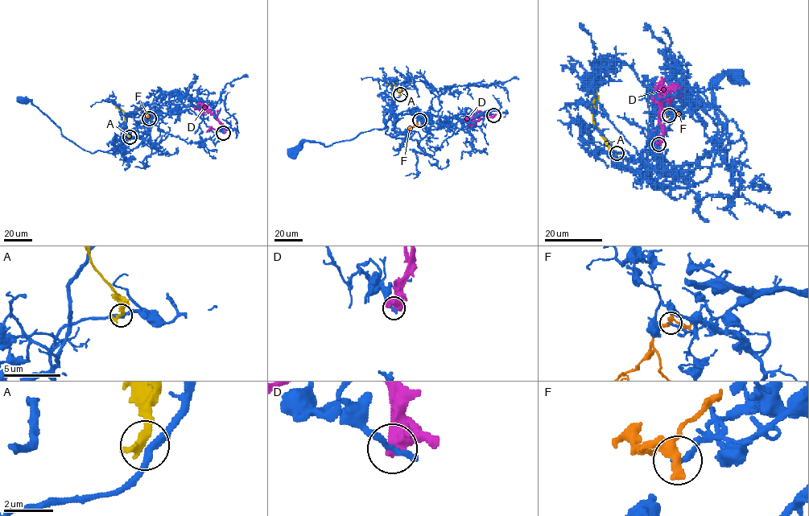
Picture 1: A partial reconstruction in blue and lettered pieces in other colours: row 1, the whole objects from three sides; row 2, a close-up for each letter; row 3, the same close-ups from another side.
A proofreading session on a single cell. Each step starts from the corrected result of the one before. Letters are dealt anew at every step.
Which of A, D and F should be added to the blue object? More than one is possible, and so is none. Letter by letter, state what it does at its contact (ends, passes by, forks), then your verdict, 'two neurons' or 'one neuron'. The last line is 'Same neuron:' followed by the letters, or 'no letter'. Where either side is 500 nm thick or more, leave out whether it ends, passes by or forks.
A: it ends there; two neurons
D: two neurons
F: it forks there; two neurons
Same neuron: no letter

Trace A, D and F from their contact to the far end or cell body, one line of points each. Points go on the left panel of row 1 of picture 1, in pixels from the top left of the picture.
A: (130, 137), (124, 123), (125, 113), (115, 107)
D: (223, 133), (221, 123), (215, 114), (208, 110), (201, 112), (194, 108)
F: (149, 118), (139, 109), (137, 109)

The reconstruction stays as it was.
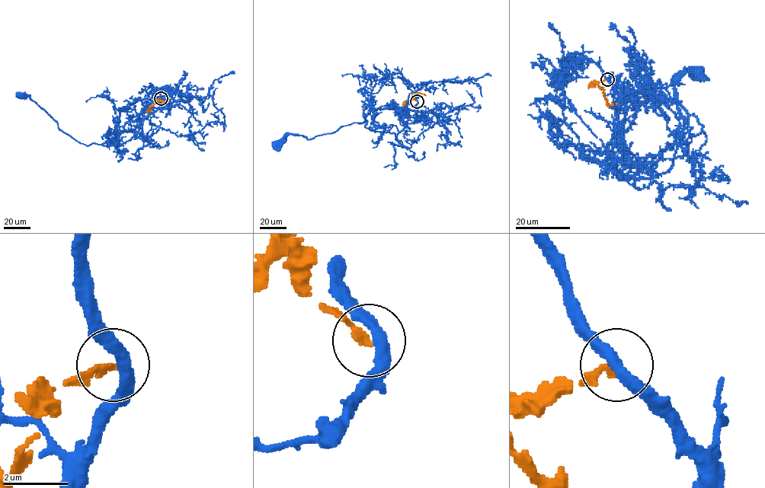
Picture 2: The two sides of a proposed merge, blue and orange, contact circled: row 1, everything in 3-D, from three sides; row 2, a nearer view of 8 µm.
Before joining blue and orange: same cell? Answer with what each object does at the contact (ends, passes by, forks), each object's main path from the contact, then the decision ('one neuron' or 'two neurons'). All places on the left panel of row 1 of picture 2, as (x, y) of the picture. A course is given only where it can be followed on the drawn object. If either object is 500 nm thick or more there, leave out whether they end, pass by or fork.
blue passes by; orange ends; course blue (161, 98), (158, 108), (134, 129), (121, 131), (107, 142), (86, 145), (62, 132), (27, 94), (20, 94); course orange (161, 98), (151, 109); two neurons

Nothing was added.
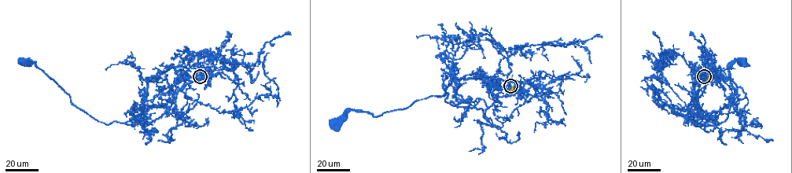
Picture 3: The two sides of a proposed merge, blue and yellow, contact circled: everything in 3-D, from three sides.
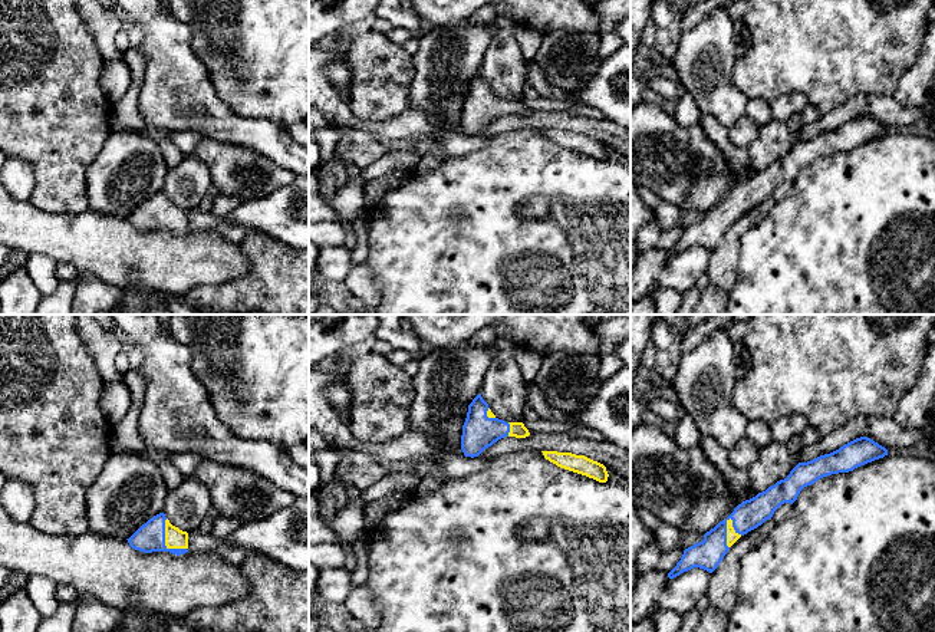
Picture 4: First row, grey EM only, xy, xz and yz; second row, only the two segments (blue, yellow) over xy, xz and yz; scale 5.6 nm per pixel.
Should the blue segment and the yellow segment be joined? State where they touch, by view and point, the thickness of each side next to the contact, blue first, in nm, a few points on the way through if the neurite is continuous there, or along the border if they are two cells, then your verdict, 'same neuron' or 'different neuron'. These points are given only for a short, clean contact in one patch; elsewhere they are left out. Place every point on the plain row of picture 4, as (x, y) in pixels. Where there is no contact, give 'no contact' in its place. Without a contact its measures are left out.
meets blue in yz at (726, 211); 170 nm thick on the blue side, 60 nm on the other; same neuron

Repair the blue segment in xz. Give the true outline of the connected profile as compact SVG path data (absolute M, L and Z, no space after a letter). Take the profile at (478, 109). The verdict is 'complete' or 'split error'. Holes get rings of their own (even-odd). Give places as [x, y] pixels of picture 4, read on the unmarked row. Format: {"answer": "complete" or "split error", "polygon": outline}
{"answer": "split error", "polygon": "M478 72L468 83L462 103L461 128L465 135L478 135L485 126L504 115L526 116L530 111L523 101L498 98Z"}

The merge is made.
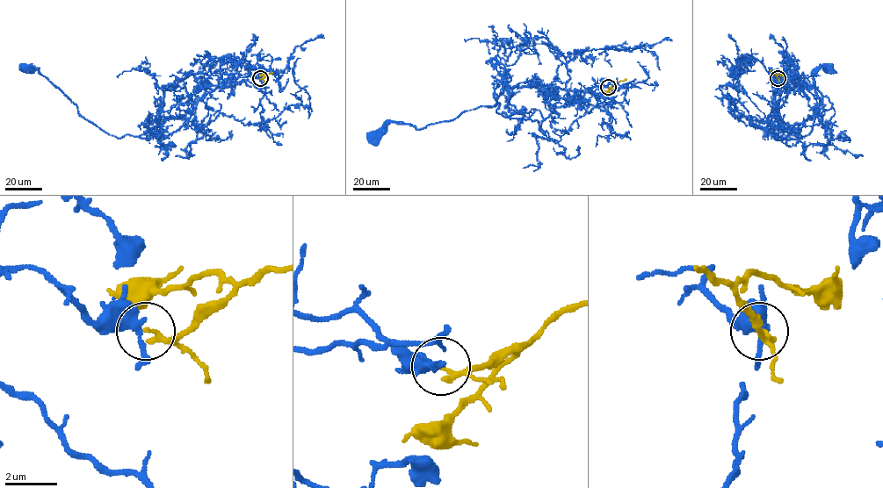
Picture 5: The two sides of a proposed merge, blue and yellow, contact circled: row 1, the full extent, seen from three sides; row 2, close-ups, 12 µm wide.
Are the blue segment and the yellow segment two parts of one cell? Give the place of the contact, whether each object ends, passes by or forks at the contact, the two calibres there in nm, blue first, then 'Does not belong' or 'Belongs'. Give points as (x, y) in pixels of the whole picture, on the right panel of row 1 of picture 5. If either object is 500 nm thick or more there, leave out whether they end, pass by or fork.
Place: (778, 78). At the ring blue passes by. At the ring yellow ends. Thickness 340 nm (blue) against 240 nm. Does not belong

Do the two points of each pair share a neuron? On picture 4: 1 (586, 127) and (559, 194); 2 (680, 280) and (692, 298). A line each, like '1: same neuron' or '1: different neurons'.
1: different neurons
2: different neurons

